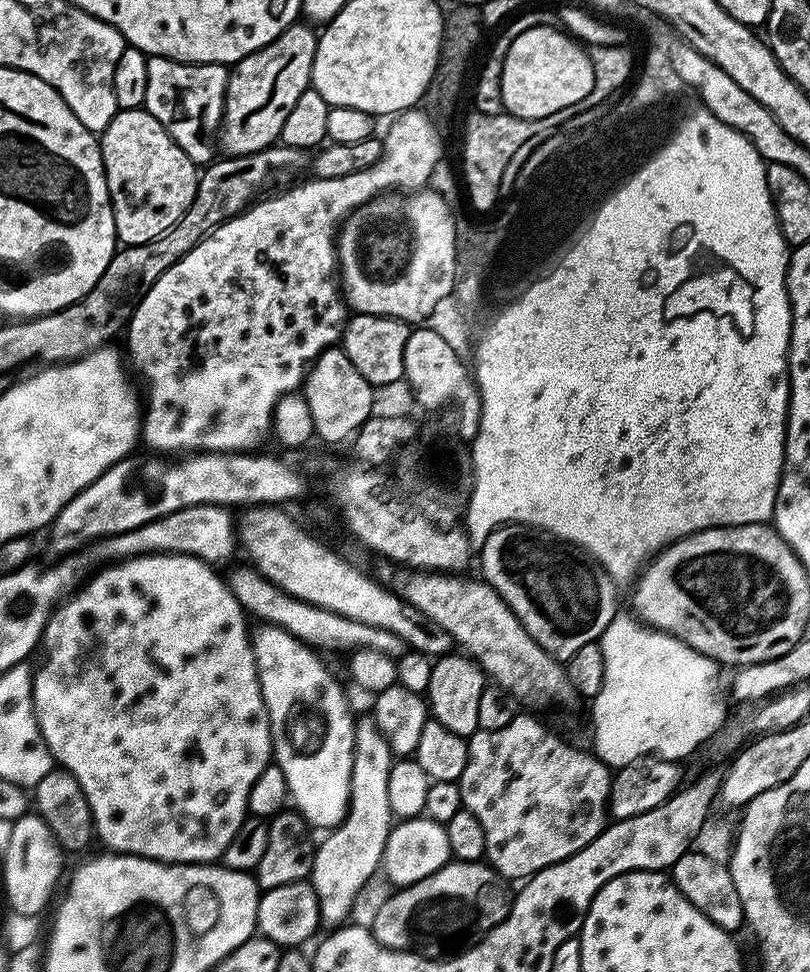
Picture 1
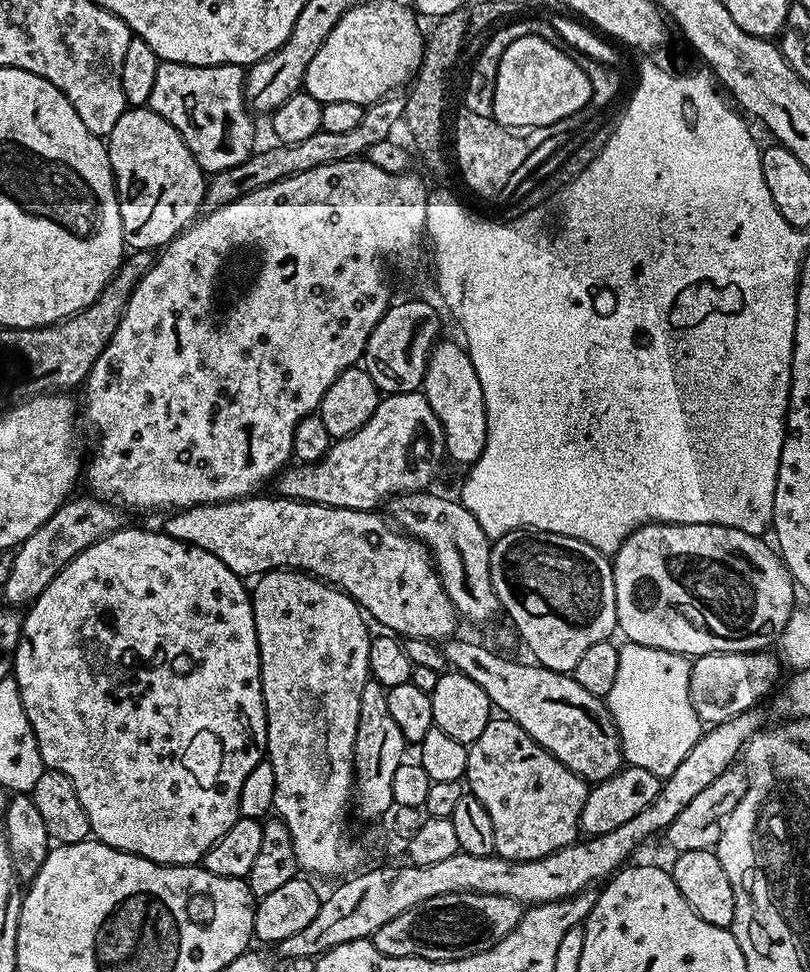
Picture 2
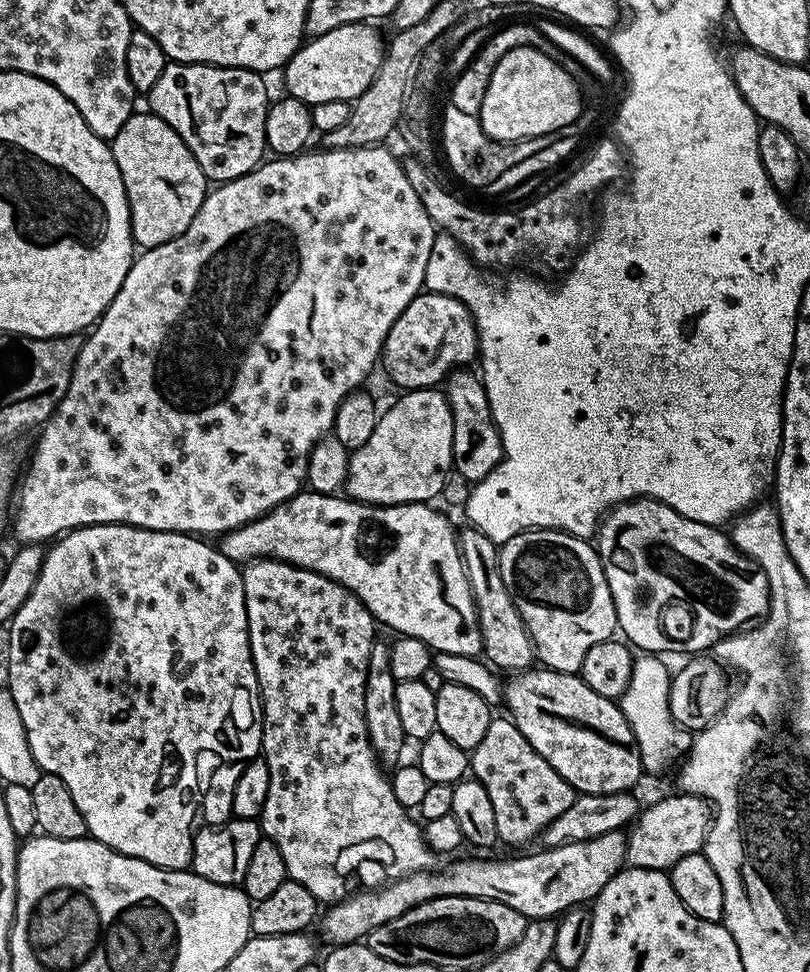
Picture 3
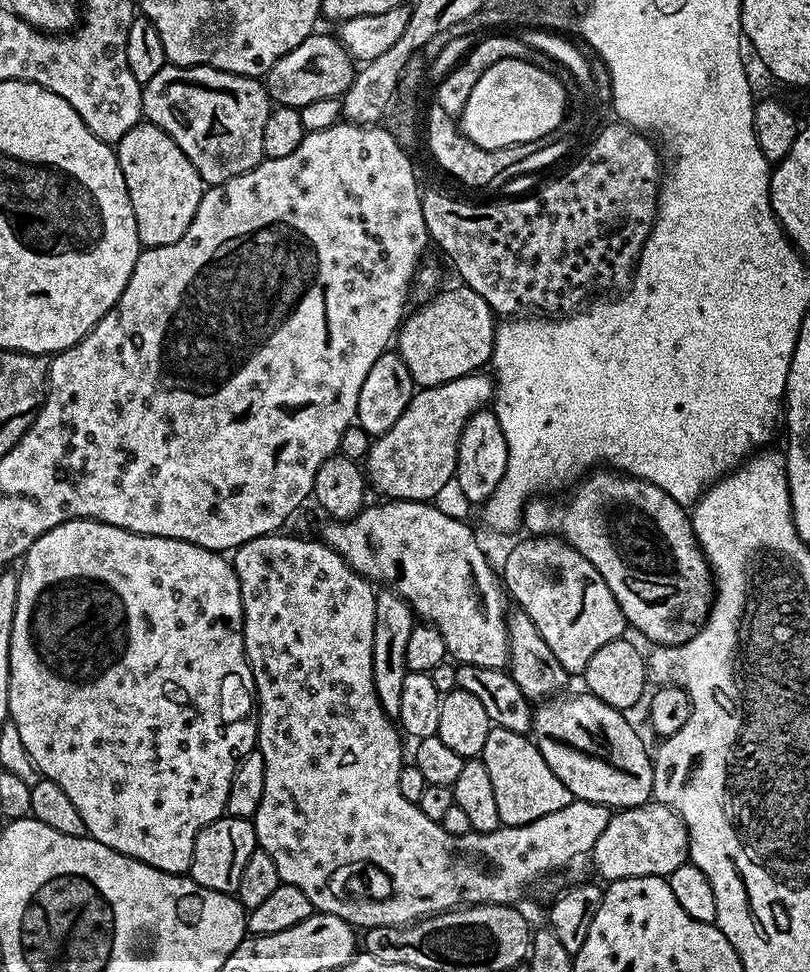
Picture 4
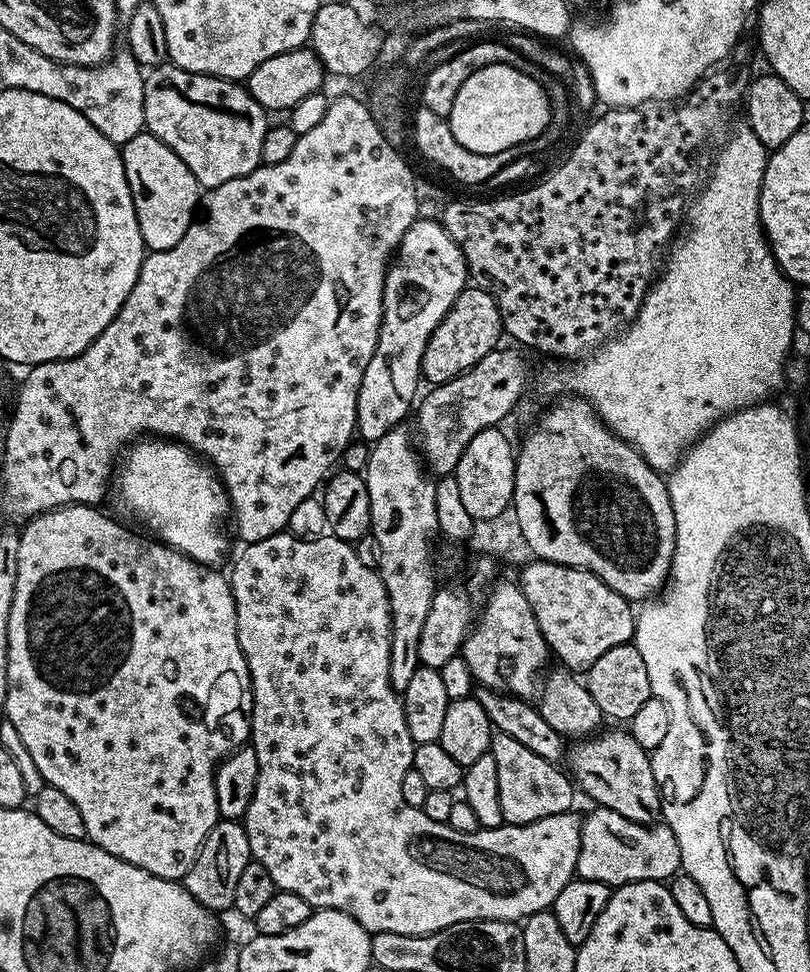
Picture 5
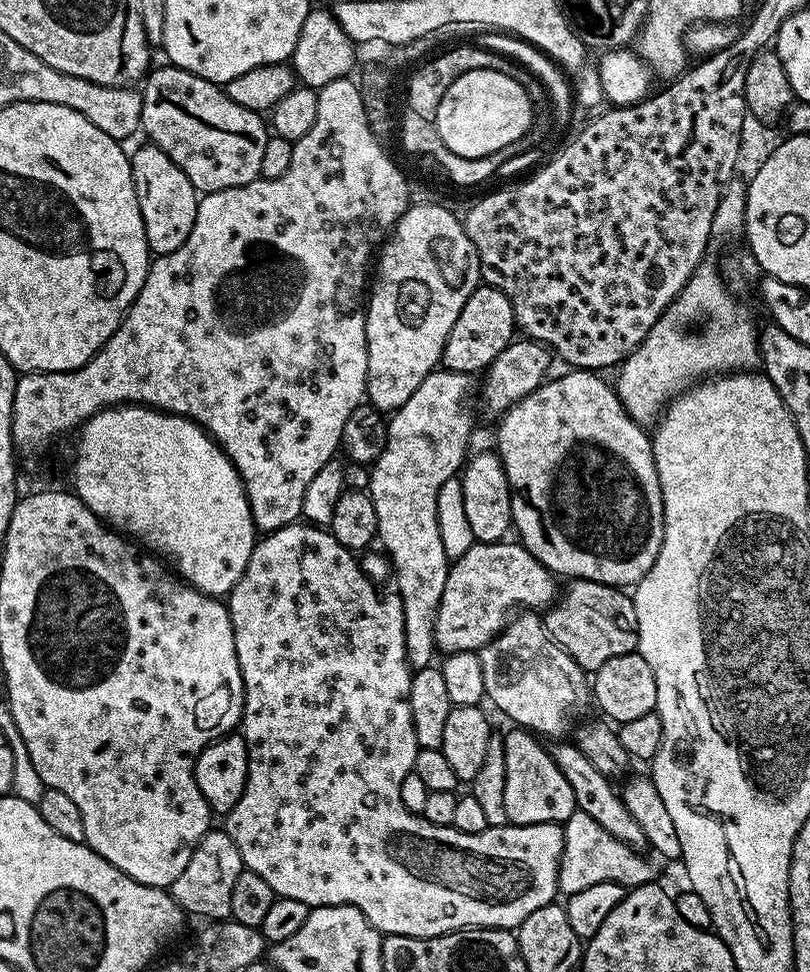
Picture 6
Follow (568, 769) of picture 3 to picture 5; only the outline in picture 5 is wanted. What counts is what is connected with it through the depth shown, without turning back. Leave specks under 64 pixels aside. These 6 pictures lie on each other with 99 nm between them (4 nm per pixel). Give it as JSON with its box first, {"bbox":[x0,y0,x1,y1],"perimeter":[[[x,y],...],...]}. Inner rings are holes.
{"bbox":[566,730,661,826],"perimeter":[[[628,730],[601,731],[591,738],[580,738],[567,749],[566,764],[572,767],[573,781],[601,808],[622,814],[630,822],[649,826],[661,819],[660,788],[654,778],[650,752],[635,741]]]}

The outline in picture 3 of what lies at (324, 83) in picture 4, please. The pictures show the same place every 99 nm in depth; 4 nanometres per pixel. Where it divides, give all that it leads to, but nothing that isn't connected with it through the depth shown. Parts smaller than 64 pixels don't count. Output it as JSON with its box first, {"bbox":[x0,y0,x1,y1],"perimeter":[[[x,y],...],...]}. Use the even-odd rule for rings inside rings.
{"bbox":[282,22,385,106],"perimeter":[[[368,22],[347,24],[330,30],[330,34],[314,36],[307,42],[301,43],[300,48],[288,59],[282,69],[284,84],[288,87],[285,88],[287,95],[298,98],[303,104],[309,106],[318,102],[338,102],[339,100],[351,102],[356,100],[370,86],[370,82],[374,82],[384,57],[385,37],[380,37],[372,28],[375,27]]]}

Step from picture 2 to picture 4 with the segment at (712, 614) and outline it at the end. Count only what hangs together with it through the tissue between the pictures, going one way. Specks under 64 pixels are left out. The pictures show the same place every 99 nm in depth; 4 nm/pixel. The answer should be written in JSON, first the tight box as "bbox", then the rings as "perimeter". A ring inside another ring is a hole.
{"bbox":[523,470,714,646],"perimeter":[[[596,470],[585,475],[571,489],[572,497],[561,508],[548,498],[533,498],[524,506],[523,527],[533,536],[559,535],[571,548],[577,548],[582,558],[589,560],[602,574],[606,586],[614,594],[625,621],[632,624],[656,646],[685,644],[704,622],[714,588],[714,573],[692,529],[685,505],[674,502],[666,490],[637,476],[625,476],[615,470]]]}

